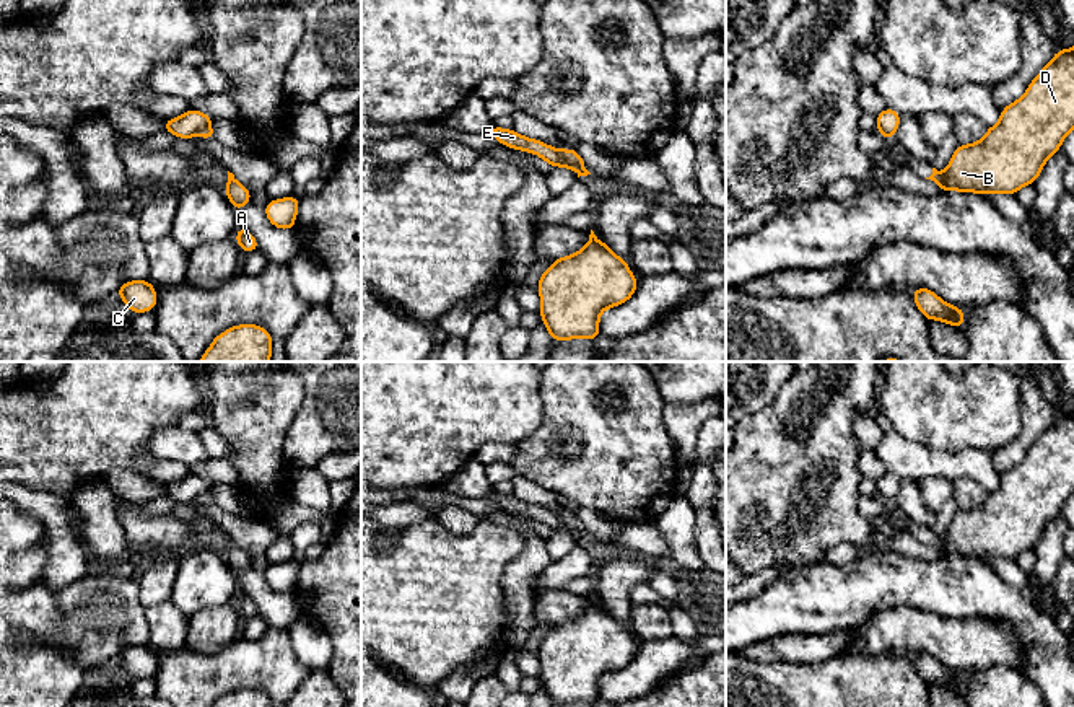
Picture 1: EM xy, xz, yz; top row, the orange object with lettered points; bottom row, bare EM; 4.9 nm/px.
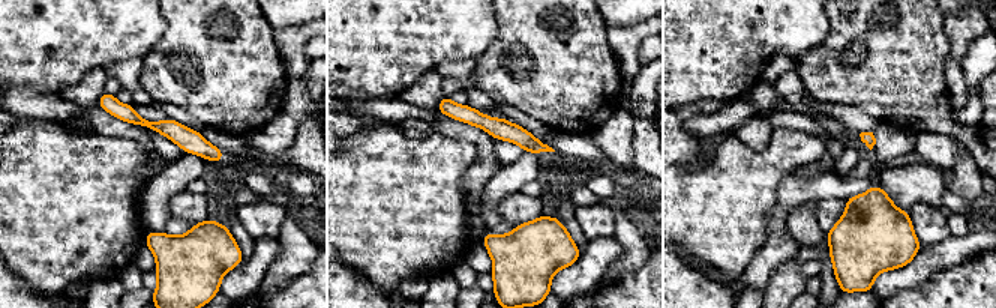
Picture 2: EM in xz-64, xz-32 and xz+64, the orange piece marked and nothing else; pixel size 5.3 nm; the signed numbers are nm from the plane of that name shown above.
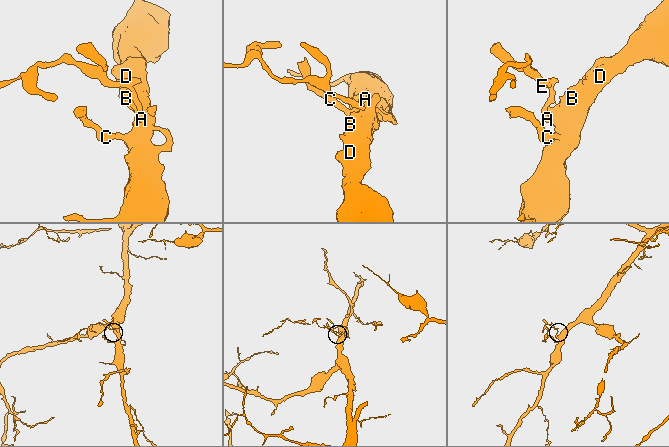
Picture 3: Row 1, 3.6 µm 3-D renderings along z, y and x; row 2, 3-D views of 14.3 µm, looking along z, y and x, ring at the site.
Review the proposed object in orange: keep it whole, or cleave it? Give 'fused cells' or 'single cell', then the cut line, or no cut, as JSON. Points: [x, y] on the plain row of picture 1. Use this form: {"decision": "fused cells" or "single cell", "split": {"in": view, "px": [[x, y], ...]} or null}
{"decision": "fused cells", "split": {"in": "xz", "px": [[560, 517], [583, 533]]}}

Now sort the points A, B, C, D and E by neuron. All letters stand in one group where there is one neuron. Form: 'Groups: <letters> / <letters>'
Groups: A B C D / E

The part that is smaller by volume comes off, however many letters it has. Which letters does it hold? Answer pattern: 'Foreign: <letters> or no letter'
Foreign: E

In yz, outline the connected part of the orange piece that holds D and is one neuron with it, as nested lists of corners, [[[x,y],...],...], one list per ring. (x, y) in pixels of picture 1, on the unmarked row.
[[[1074,412],[1058,414],[1056,420],[1032,445],[1025,459],[1002,472],[996,490],[988,492],[984,502],[955,513],[944,538],[932,533],[931,544],[941,556],[976,559],[1011,559],[1033,549],[1048,523],[1059,516],[1064,502],[1074,494]]]

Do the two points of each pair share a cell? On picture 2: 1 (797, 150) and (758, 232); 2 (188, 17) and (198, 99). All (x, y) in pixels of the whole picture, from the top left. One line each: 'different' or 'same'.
1: same
2: same

